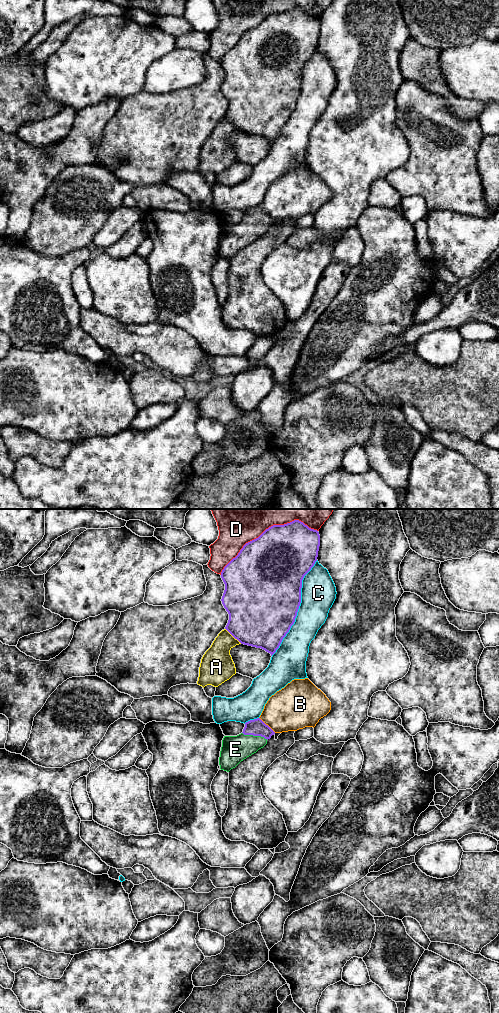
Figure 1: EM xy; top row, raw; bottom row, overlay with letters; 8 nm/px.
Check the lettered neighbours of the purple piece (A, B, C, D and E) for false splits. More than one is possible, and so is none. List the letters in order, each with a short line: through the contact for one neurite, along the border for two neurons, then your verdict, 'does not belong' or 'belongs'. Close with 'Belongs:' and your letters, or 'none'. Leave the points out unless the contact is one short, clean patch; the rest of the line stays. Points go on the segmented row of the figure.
A: xy (225, 628), (241, 643) | does not belong
B: does not belong
C: does not belong
D: does not belong
E: xy (256, 727), (255, 735), (247, 743), (235, 749) | belongs
Belongs: E

